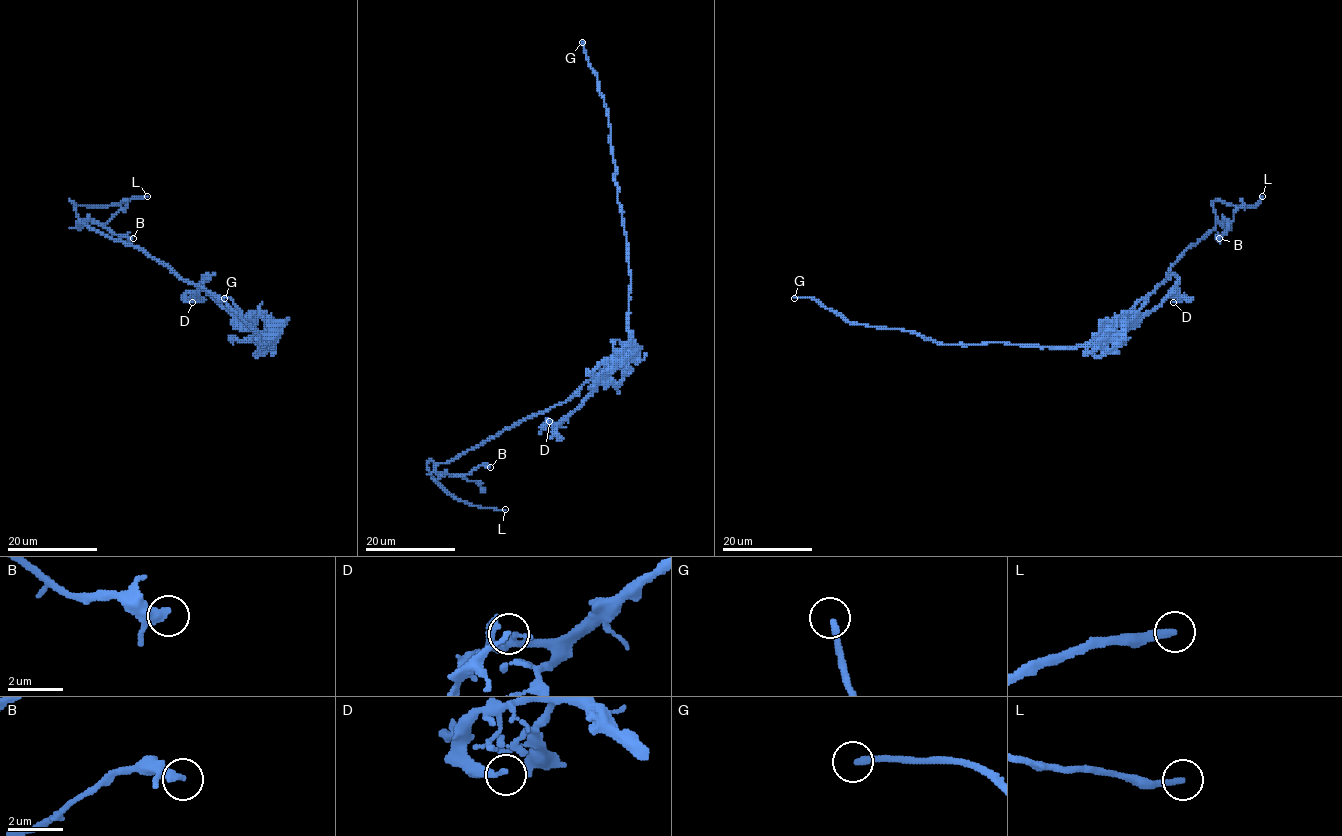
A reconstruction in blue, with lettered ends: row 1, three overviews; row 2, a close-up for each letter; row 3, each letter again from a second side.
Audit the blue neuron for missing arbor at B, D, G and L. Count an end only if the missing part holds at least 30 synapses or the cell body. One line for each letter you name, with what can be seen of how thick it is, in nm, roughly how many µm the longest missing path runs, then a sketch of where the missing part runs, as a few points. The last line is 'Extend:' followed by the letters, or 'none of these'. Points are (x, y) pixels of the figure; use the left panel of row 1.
L: Thickness 280 nm. Missing length about 20 µm. Course of what is missing: (147, 196), (192, 202), (213, 217), (216, 223)
Extend: L

